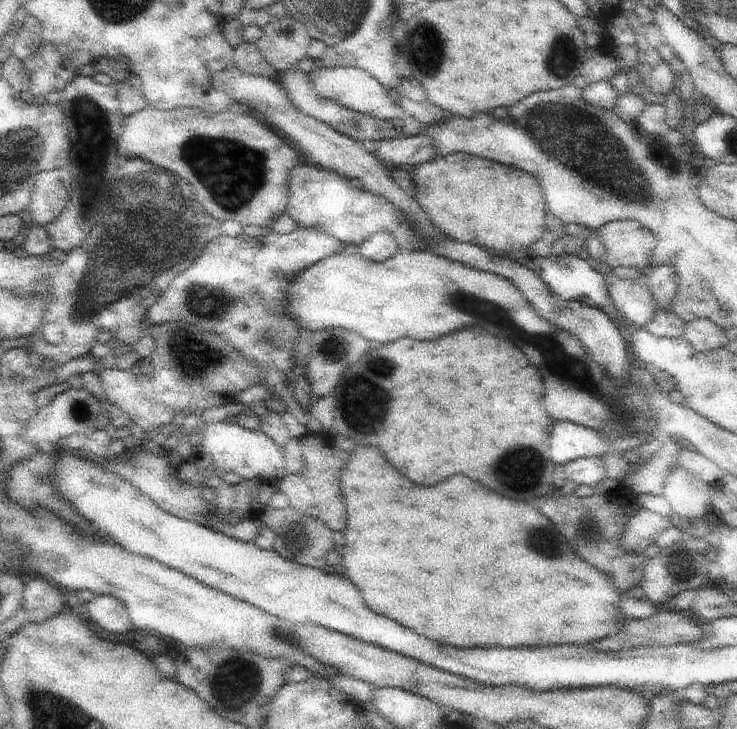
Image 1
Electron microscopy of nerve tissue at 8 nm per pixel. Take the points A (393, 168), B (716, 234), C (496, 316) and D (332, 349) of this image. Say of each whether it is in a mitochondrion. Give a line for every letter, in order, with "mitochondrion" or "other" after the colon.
A: other
B: other
C: mitochondrion
D: mitochondrion

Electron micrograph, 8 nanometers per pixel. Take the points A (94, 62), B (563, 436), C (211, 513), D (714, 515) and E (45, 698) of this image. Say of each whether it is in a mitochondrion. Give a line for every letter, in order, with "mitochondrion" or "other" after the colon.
A: other
B: other
C: other
D: other
E: mitochondrion

